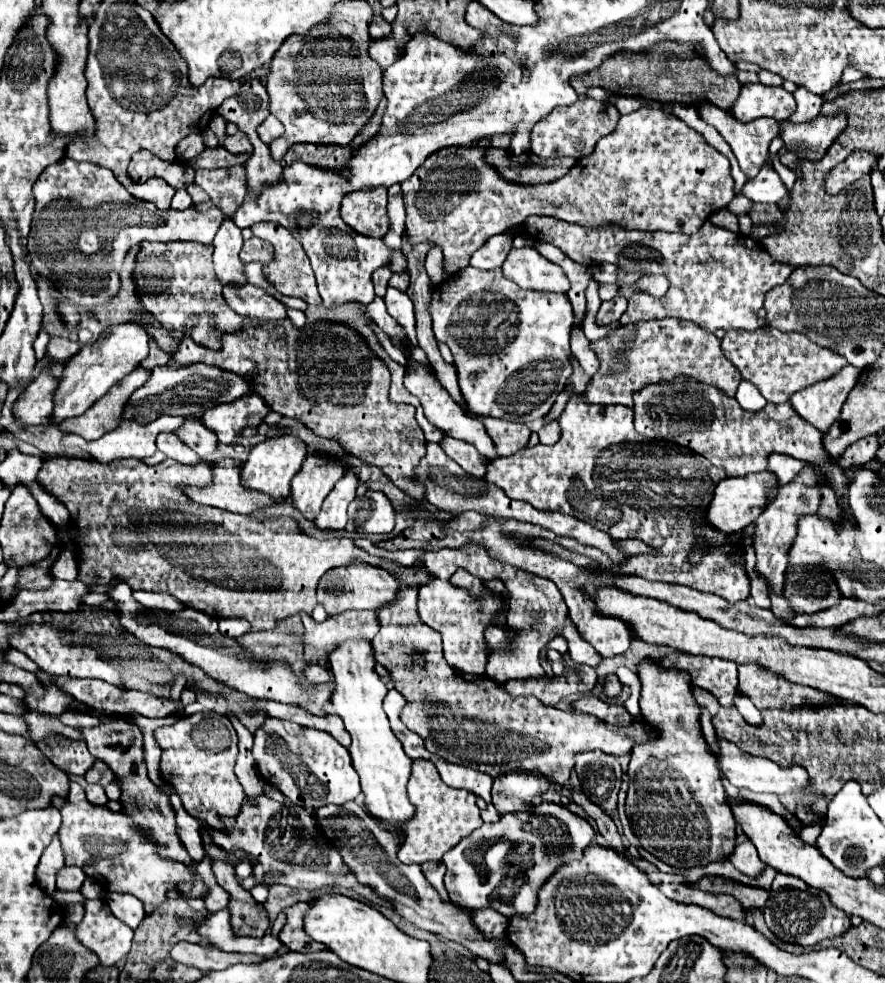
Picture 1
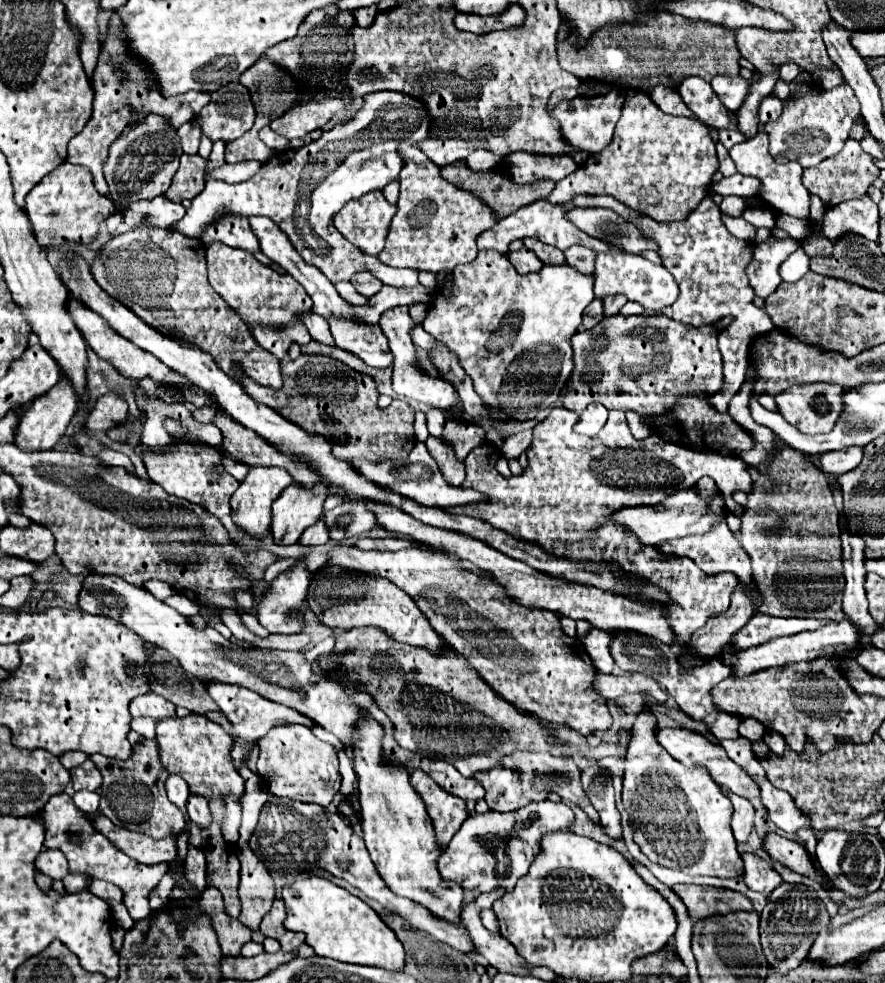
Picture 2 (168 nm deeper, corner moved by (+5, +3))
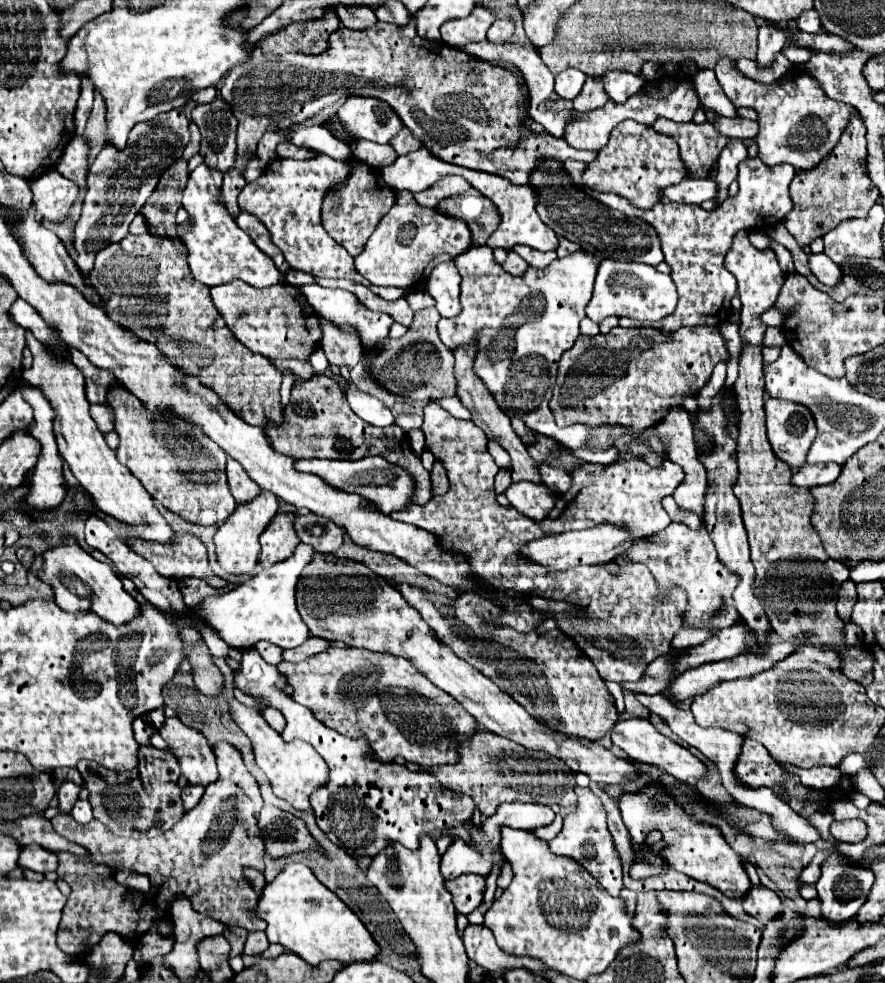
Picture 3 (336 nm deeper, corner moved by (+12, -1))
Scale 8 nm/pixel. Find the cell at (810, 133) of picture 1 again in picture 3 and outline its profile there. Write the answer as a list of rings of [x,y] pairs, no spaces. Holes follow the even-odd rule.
[[[721,58],[715,66],[715,74],[733,104],[751,106],[759,112],[759,134],[755,136],[755,142],[759,158],[767,166],[787,162],[797,170],[815,168],[825,156],[833,152],[841,134],[849,126],[849,120],[859,114],[857,108],[827,98],[821,86],[817,86],[817,80],[801,74],[799,70],[787,72],[775,84],[761,84],[739,74],[733,60]]]

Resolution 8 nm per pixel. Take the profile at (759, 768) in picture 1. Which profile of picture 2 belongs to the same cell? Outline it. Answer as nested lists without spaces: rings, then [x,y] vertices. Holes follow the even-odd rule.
[[[664,728],[664,730],[658,730],[656,738],[668,750],[668,754],[672,754],[672,758],[682,762],[684,766],[692,766],[692,764],[704,766],[718,786],[728,786],[734,794],[738,794],[742,798],[748,798],[748,800],[758,800],[760,798],[760,790],[758,790],[756,782],[738,764],[734,764],[728,758],[726,750],[720,744],[712,744],[708,738],[704,738],[704,736],[696,734],[696,732],[684,730],[684,728]]]

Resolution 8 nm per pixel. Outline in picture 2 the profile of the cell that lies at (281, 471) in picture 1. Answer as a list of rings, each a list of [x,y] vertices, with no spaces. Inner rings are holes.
[[[252,468],[246,476],[246,480],[240,484],[240,488],[234,492],[230,504],[232,504],[232,520],[238,528],[248,532],[254,538],[264,538],[270,532],[270,520],[272,520],[272,502],[292,484],[292,478],[282,468]]]

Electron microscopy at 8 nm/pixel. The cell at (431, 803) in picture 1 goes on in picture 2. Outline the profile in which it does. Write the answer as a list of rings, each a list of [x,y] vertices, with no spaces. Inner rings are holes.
[[[422,770],[410,772],[410,782],[418,790],[418,794],[426,802],[426,810],[432,818],[436,838],[446,848],[452,836],[460,830],[462,822],[468,818],[466,802],[458,796],[450,796],[444,792],[432,778],[428,778]]]

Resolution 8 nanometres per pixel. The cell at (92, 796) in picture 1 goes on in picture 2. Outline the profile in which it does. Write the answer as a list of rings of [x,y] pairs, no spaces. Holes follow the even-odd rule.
[[[82,790],[82,792],[76,792],[76,794],[74,794],[74,804],[76,804],[76,808],[82,810],[84,814],[88,814],[88,816],[92,816],[92,814],[98,812],[98,802],[100,802],[100,796],[98,796],[96,792],[86,792],[86,790]]]

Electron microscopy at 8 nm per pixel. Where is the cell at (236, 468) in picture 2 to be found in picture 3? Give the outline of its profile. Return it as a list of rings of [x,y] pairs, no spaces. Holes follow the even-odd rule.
[[[233,460],[227,462],[226,475],[231,494],[235,496],[237,504],[249,502],[251,498],[255,498],[261,492],[259,486],[255,482],[251,482],[251,478],[245,474],[245,470],[241,470],[241,466],[237,466],[237,462],[233,462]]]

